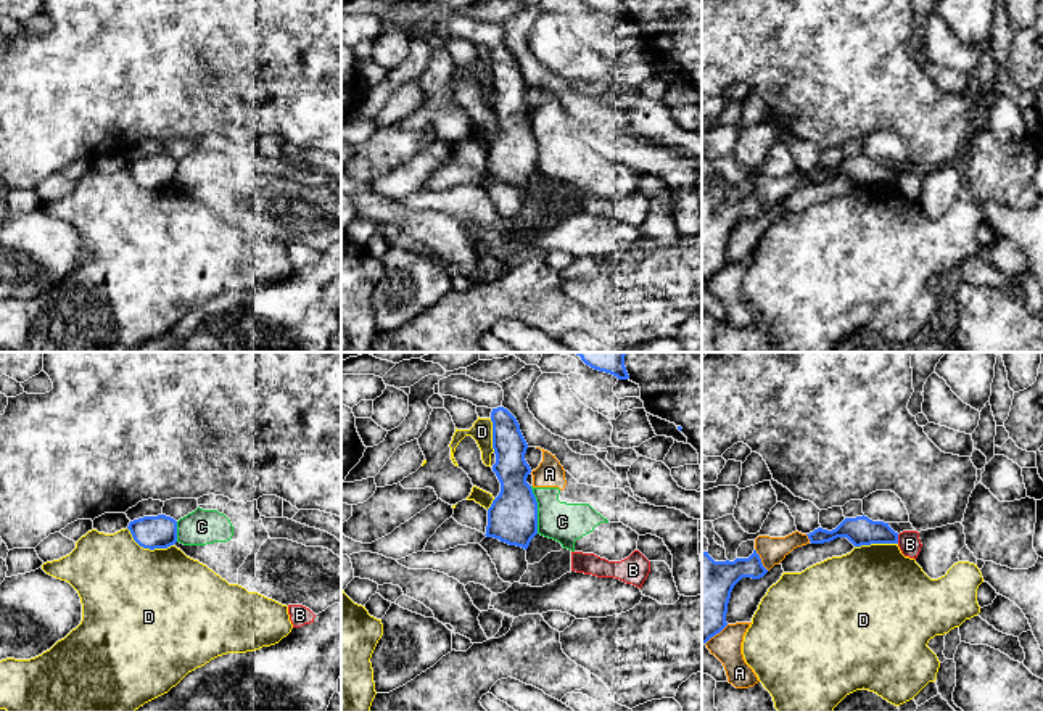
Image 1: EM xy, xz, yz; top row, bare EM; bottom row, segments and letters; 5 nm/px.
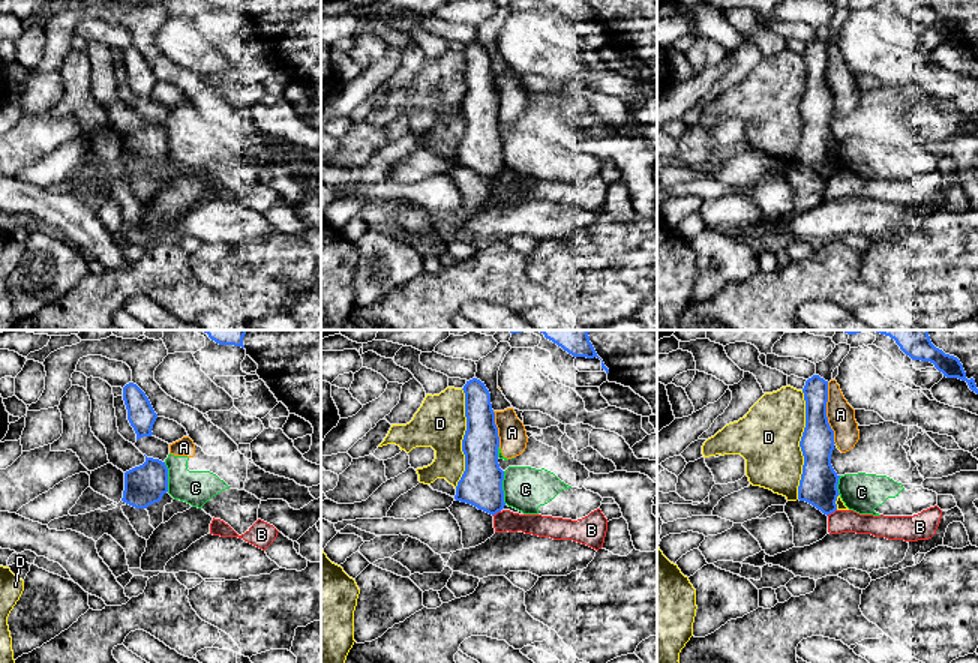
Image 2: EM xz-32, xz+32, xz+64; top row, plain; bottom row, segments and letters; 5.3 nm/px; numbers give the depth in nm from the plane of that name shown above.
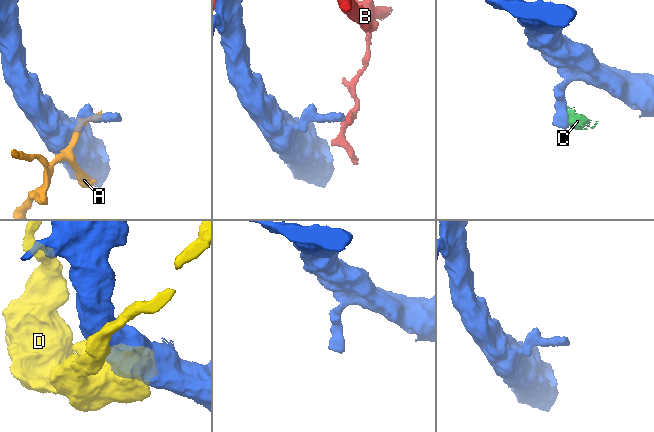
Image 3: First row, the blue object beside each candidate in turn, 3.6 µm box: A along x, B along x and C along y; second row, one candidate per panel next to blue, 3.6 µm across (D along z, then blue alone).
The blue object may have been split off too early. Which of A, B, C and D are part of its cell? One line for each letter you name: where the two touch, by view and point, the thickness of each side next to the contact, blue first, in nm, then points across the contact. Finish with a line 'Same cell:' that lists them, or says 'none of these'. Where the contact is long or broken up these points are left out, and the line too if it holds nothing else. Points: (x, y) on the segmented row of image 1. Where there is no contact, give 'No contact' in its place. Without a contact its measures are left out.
Same cell: none of these

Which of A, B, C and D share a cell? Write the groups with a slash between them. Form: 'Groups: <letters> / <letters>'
Groups: A C / B / D

